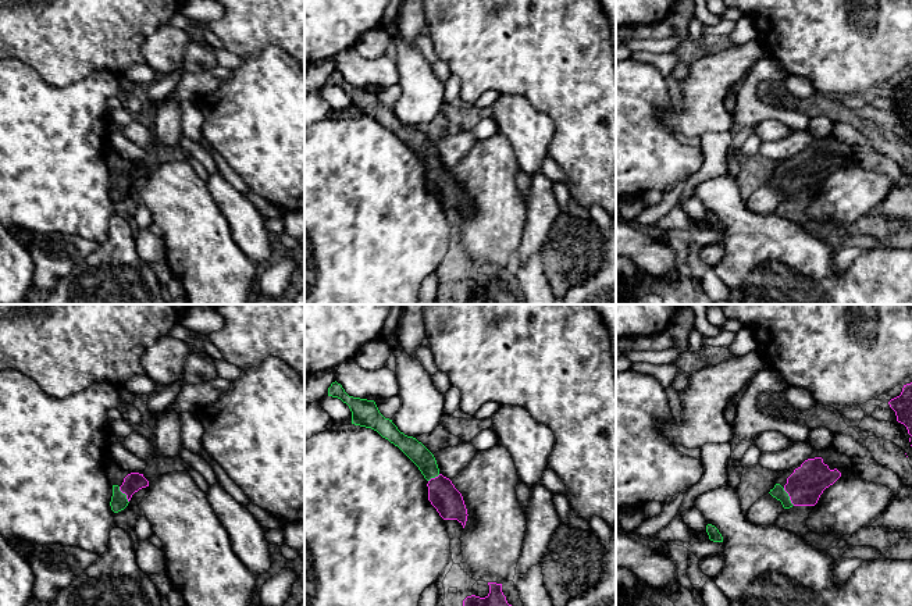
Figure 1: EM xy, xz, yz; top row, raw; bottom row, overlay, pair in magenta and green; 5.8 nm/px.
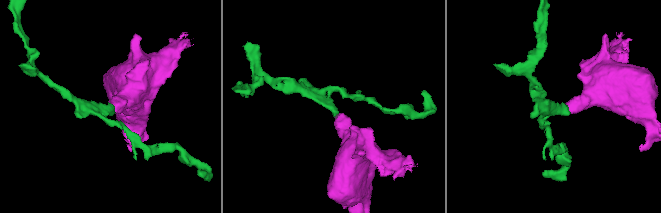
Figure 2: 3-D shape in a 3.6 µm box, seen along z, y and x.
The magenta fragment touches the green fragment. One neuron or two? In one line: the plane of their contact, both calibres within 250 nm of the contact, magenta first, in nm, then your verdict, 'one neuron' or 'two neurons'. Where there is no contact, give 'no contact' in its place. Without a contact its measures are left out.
meets magenta in yz; 200 nm thick on the magenta side, 70 nm on the other; one neuron

